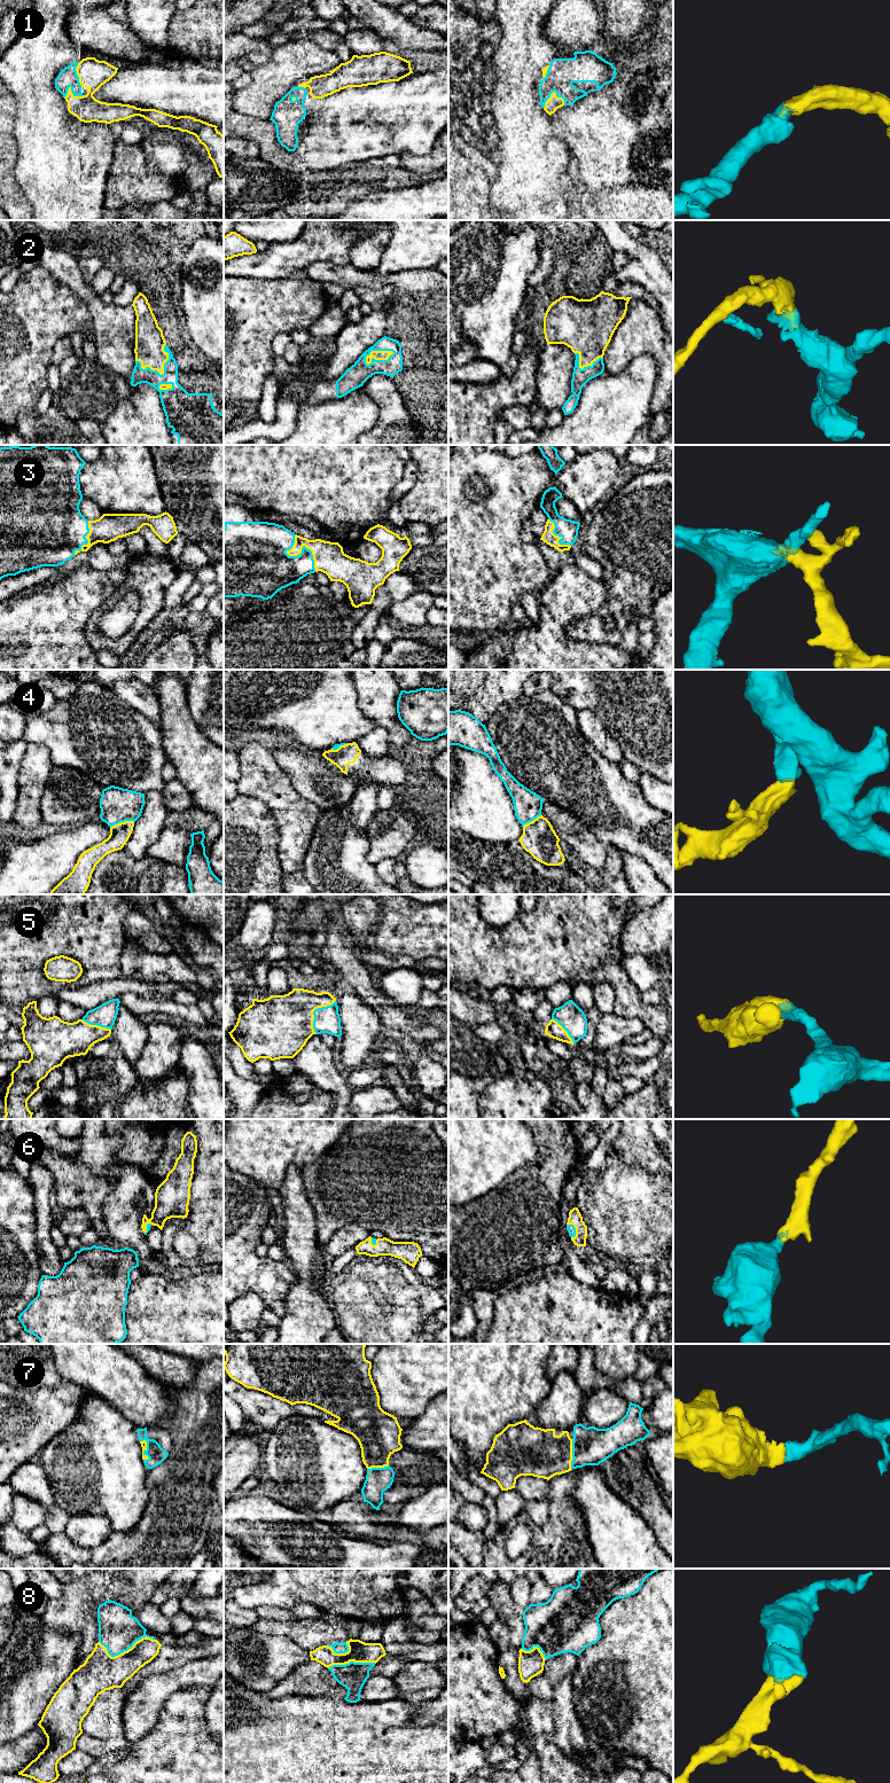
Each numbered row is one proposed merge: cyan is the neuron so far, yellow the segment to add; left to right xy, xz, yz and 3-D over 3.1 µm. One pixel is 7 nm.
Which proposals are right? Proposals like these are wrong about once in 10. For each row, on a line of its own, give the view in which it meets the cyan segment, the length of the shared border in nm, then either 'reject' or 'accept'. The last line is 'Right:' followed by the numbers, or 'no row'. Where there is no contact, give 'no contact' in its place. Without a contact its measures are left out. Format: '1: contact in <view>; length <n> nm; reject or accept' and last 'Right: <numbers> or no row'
1: contact in yz; length 160 nm; accept
2: contact in xz; length 220 nm; accept
3: contact in xz; length 300 nm; accept
4: contact in xy; length 180 nm; reject
5: contact in xz; length 280 nm; accept
6: contact in yz; length 120 nm; accept
7: contact in xy; length 150 nm; accept
8: contact in xy; length 400 nm; accept
Right: 1, 2, 3, 5, 6, 7, 8

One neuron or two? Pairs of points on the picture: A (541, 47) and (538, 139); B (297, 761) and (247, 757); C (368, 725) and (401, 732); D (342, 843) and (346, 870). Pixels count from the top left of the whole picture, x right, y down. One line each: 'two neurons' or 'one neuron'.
A: one neuron
B: two neurons
C: two neurons
D: one neuron

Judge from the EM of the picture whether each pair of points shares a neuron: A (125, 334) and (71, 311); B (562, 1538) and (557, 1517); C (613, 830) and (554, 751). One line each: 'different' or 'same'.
A: different
B: same
C: same

